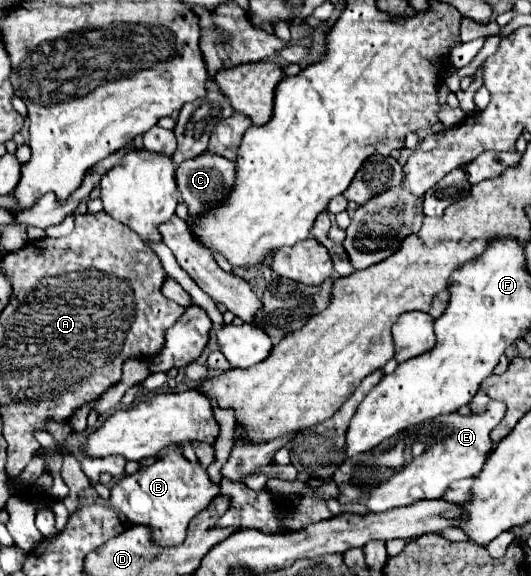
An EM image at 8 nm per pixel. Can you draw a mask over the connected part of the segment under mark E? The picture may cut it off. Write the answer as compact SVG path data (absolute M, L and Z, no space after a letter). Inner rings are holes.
M492 402L484 408L484 412L478 414L472 412L468 416L460 416L458 412L454 412L436 416L432 420L426 420L424 424L416 424L422 426L418 428L418 436L416 428L408 428L408 456L403 456L405 443L399 441L396 444L397 439L390 438L376 446L374 450L344 460L336 474L332 476L332 480L340 488L338 500L366 504L368 508L374 508L374 512L400 508L416 500L438 500L452 480L478 476L482 472L488 456L494 450L490 432L500 424L504 412L506 412L504 402ZM416 438L422 438L420 454L418 450L414 450Z

